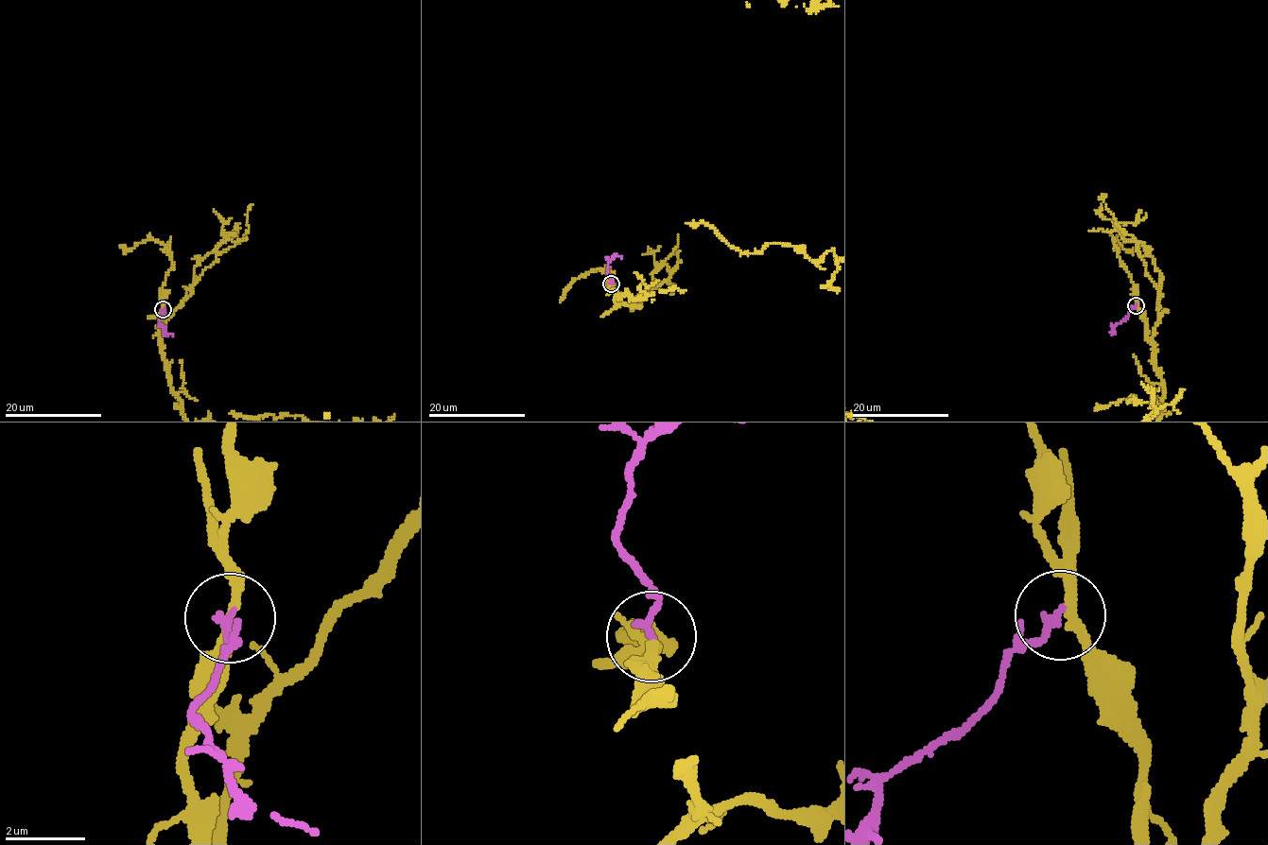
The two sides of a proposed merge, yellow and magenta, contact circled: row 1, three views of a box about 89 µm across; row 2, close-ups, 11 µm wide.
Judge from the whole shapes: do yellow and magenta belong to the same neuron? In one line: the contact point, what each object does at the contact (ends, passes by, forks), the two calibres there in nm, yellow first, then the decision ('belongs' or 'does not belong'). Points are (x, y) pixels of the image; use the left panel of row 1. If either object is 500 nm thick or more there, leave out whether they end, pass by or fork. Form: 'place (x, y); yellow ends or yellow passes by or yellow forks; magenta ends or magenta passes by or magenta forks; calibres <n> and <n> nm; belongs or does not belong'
place (163, 309); yellow passes by; magenta ends; calibres 240 and 190 nm; belongs

